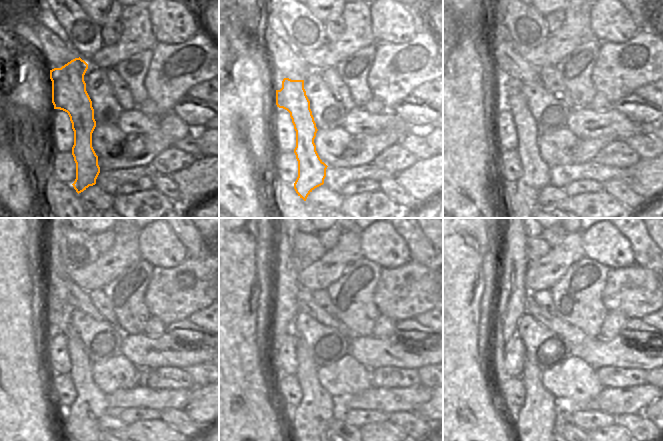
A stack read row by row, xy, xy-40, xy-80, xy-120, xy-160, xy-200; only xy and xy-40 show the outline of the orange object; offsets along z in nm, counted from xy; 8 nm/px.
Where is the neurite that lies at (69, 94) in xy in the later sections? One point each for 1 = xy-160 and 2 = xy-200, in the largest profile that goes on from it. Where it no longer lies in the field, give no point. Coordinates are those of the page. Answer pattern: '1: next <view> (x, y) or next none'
1: next xy-160 (312, 416)
2: next xy-200 (537, 419)

